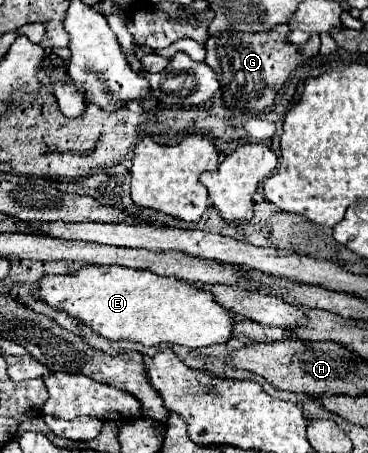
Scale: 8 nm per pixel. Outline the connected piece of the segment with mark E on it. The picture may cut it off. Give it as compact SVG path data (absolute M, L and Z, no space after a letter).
M89 264L89 266L81 266L73 270L71 274L45 276L37 282L35 298L69 314L71 318L89 326L93 332L97 332L105 340L111 340L111 342L131 340L143 346L159 346L167 342L167 344L181 344L187 348L205 348L211 344L227 342L231 338L231 326L235 322L235 314L219 306L213 300L213 294L205 292L203 288L177 280L177 278L157 276L149 270L133 270L133 268L123 268L123 266Z

